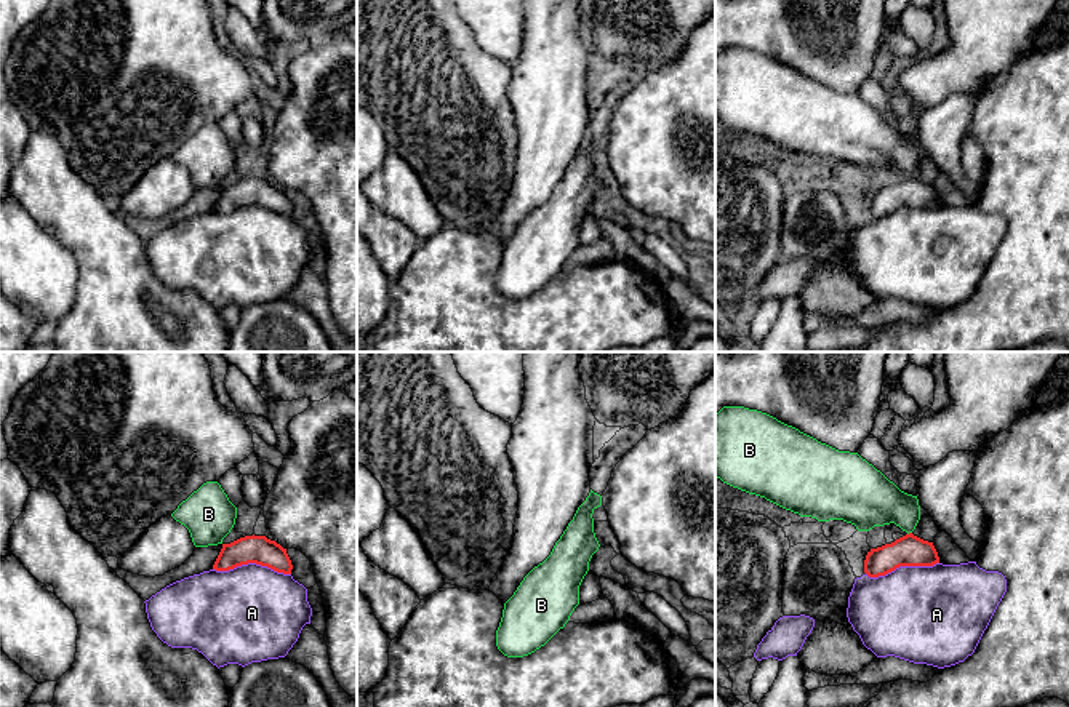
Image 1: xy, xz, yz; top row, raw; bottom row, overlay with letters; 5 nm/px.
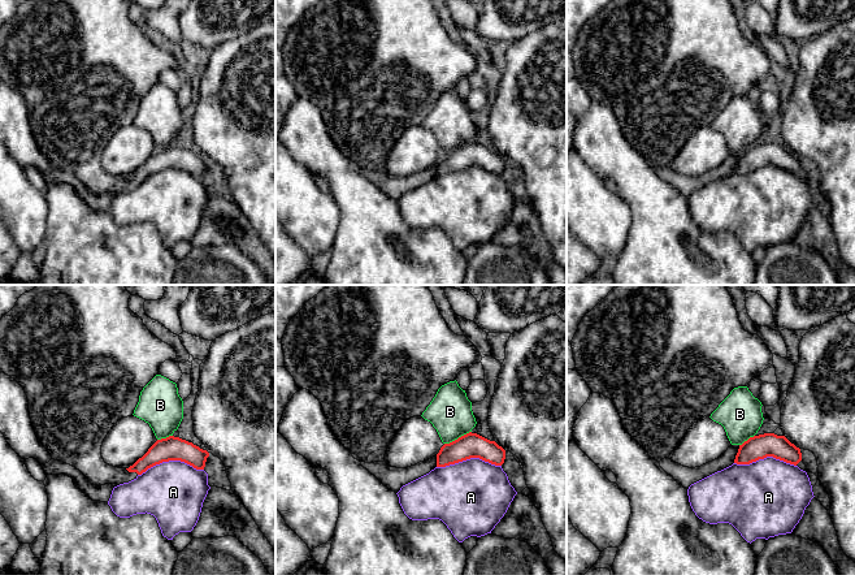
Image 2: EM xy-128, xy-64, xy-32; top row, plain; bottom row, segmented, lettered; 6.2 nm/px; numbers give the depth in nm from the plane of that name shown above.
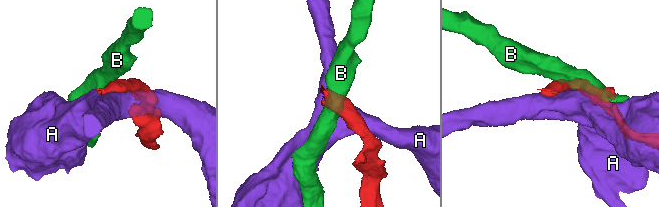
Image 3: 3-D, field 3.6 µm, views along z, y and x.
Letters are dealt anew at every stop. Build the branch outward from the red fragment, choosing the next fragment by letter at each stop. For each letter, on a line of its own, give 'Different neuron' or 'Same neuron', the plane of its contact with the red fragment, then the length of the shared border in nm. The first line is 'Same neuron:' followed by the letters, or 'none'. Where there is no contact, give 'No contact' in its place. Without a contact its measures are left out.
Same neuron: none
A: Different neuron. Touches red in xy. Shared border 400 nm
B: Different neuron. Touches red in yz. Shared border 30 nm

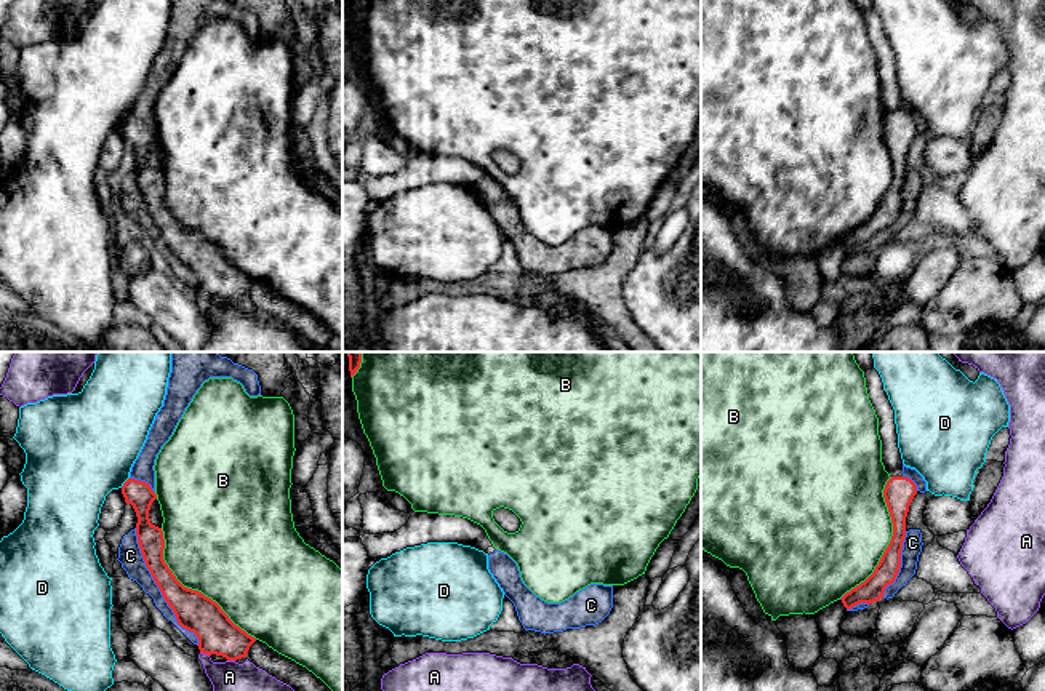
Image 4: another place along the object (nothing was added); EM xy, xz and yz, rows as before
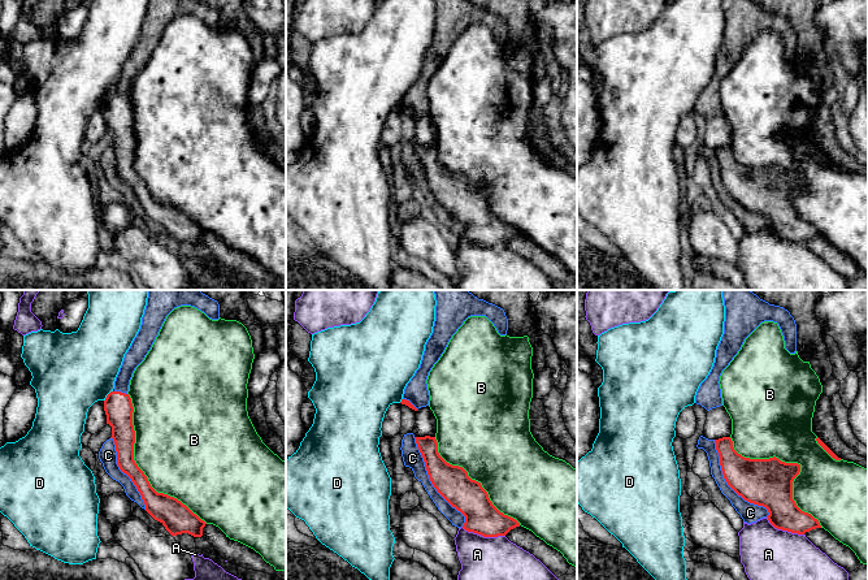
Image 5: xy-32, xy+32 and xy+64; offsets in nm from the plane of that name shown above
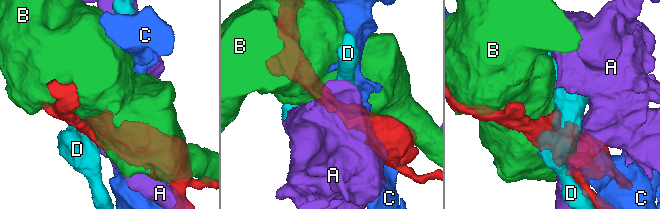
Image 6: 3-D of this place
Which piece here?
Same neuron: none
A: Different neuron. Touches red in xy. Shared border 50 nm
B: Different neuron. Touches red in xy. Shared border 750 nm
C: Different neuron. Touches red in xy. Shared border 650 nm
D: Different neuron. Touches red in xy. Shared border 70 nm

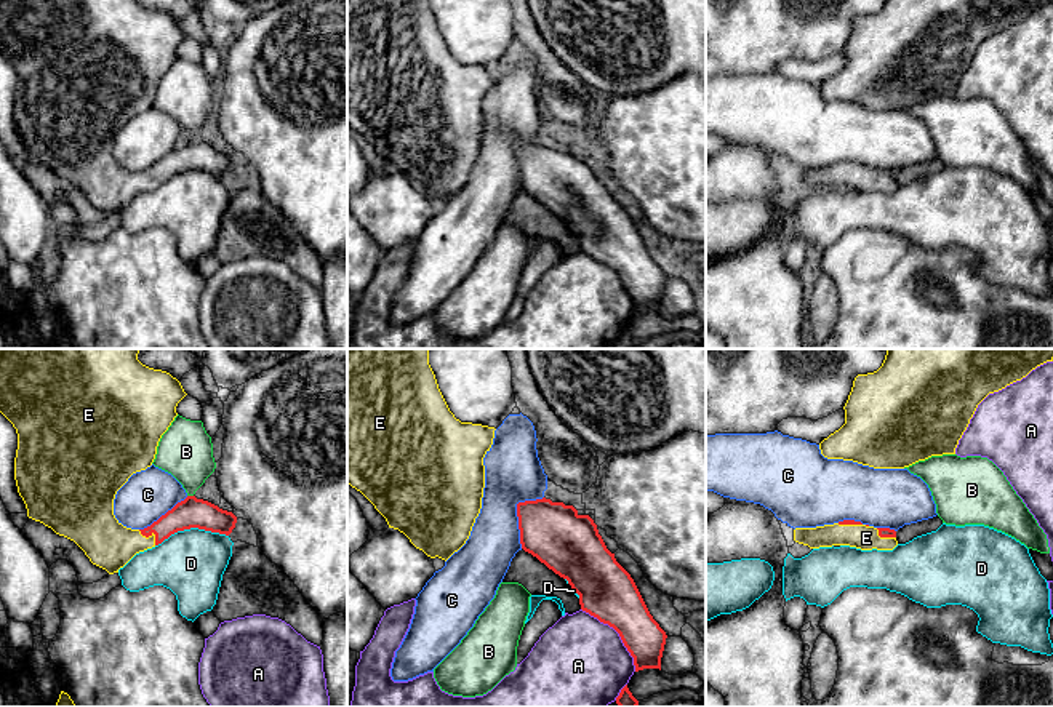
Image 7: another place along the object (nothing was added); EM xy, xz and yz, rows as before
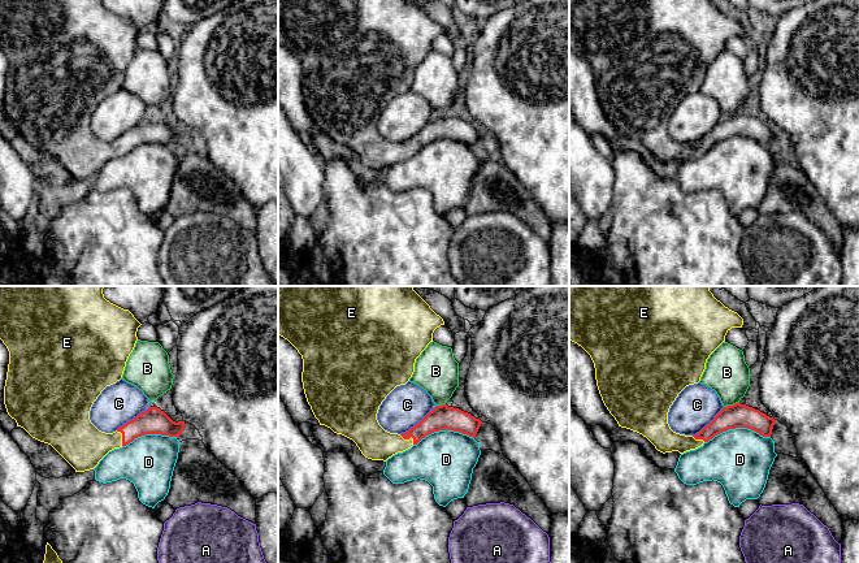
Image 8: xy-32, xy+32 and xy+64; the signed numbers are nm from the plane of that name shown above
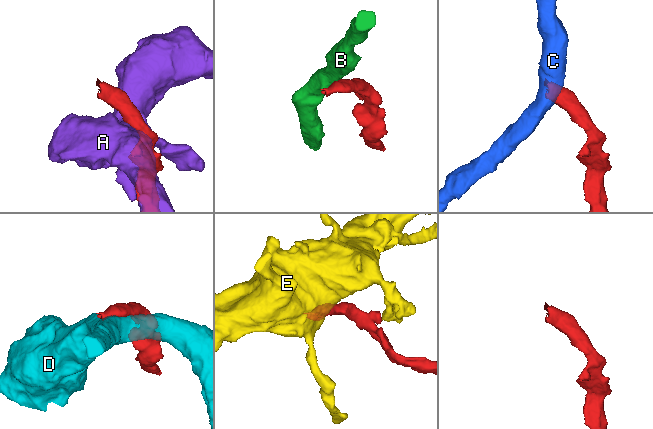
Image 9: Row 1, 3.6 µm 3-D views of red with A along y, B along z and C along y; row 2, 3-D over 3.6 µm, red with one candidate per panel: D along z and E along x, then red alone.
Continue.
Same neuron: E
A: Different neuron. Touches red in xz. Shared border 420 nm
B: Different neuron. Touches red in xy. Shared border 30 nm
C: Different neuron. Touches red in xz. Shared border 280 nm
D: Different neuron. Touches red in xy. Shared border 380 nm
E: Same neuron. Touches red in xy. Shared border 120 nm

